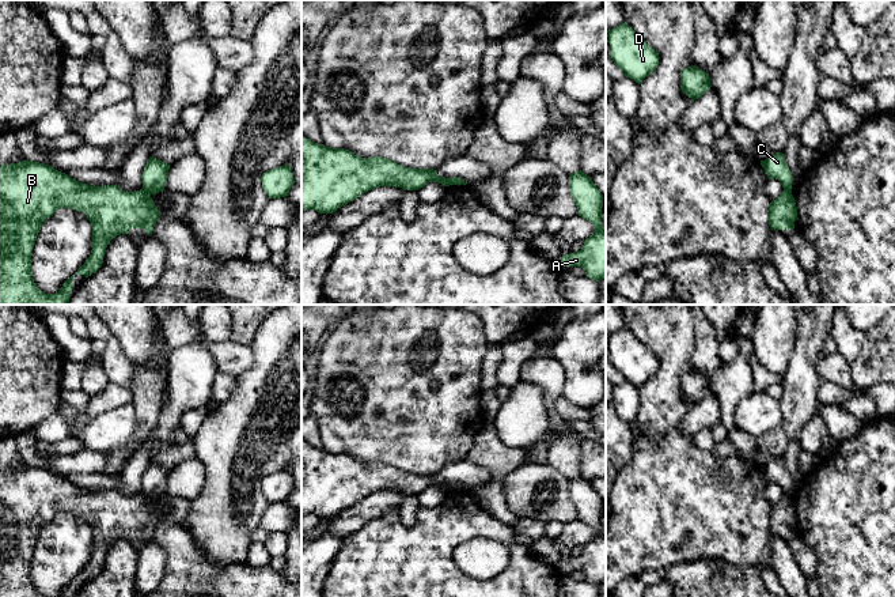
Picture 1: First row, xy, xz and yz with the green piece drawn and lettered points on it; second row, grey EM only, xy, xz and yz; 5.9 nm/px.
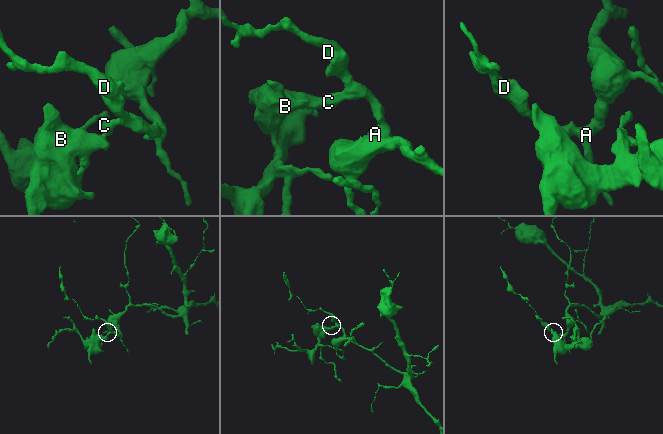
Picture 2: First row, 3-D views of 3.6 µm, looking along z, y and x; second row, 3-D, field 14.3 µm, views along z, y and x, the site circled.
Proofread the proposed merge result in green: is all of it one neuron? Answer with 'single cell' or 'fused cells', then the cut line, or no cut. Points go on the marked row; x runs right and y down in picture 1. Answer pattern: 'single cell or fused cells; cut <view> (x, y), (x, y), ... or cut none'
fused cells; cut xy (143, 188), (150, 195)

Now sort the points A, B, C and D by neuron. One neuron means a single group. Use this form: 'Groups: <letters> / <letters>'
Groups: A C D / B

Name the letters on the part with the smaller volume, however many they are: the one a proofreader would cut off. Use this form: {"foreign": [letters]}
{"foreign": ["B"]}

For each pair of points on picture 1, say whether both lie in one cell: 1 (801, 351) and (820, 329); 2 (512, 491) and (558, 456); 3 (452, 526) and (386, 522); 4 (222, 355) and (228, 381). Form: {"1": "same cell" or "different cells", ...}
{"1": "same cell", "2": "different cells", "3": "same cell", "4": "different cells"}

